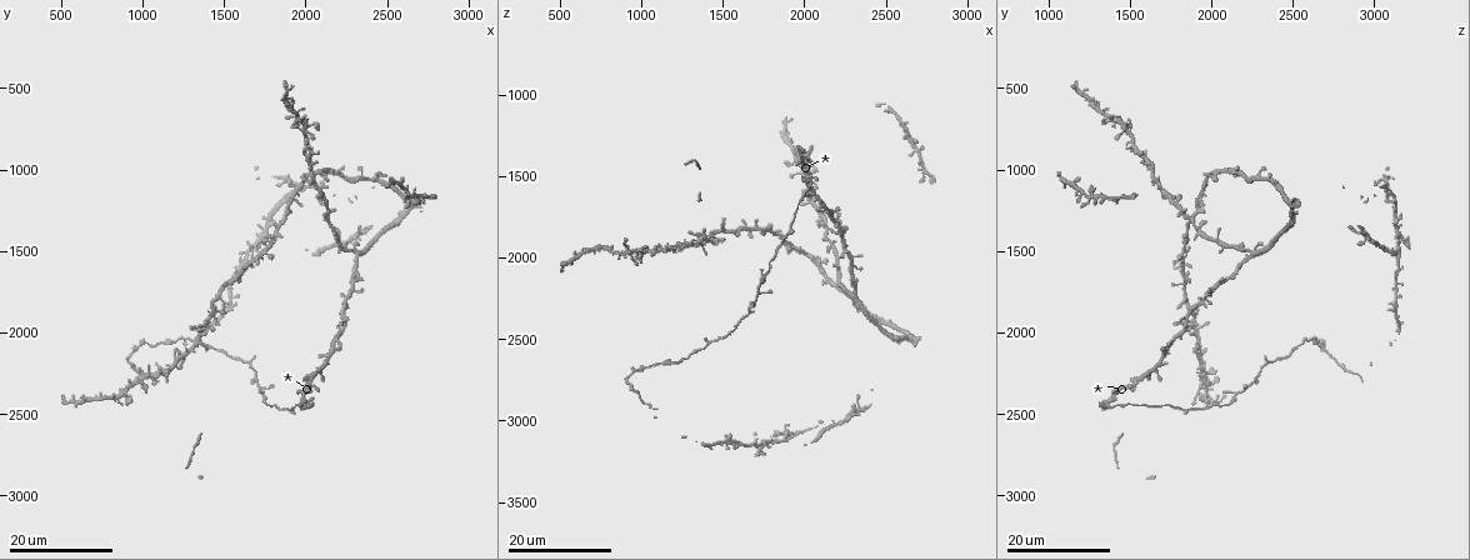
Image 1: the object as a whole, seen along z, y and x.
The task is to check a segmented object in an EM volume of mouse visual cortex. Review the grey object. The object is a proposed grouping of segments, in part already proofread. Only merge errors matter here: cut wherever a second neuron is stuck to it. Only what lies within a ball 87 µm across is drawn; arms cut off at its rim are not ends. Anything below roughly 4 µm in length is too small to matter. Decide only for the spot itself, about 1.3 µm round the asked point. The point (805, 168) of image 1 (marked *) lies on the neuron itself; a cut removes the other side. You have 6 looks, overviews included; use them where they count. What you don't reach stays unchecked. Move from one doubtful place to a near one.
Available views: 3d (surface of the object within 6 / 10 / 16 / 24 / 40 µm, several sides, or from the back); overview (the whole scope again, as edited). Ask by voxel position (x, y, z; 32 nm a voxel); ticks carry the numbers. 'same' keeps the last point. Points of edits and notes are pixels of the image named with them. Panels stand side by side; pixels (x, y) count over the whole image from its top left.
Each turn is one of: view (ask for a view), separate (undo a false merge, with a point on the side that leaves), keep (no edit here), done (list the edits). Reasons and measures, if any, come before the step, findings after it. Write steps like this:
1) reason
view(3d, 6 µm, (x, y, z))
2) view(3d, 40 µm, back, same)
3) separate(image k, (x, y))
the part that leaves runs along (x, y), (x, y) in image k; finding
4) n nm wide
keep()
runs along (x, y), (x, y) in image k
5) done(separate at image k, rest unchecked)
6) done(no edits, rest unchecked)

thin arm on a thick one
view(3d, 16 µm, (2020, 2440, 1360))

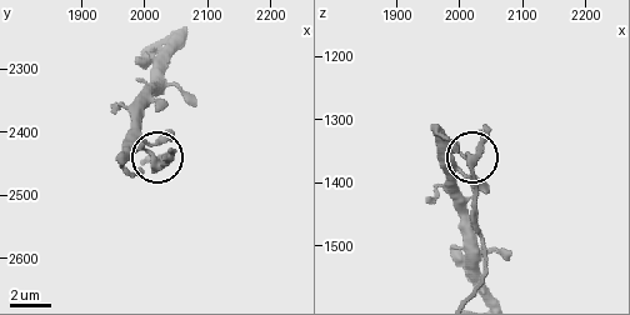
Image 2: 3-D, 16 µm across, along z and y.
view(3d, 10 µm, (2015, 2440, 1360))

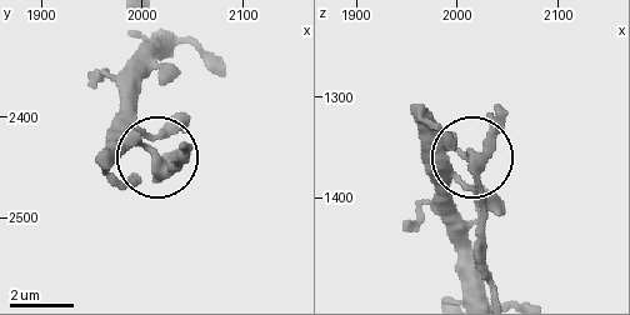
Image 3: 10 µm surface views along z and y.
keep()
runs along (465, 241), (449, 171), (465, 155), (481, 188), (481, 258) in image 3; one neuron here

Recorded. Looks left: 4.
arms part here
view(3d, 16 µm, (2300, 1500, 2240))

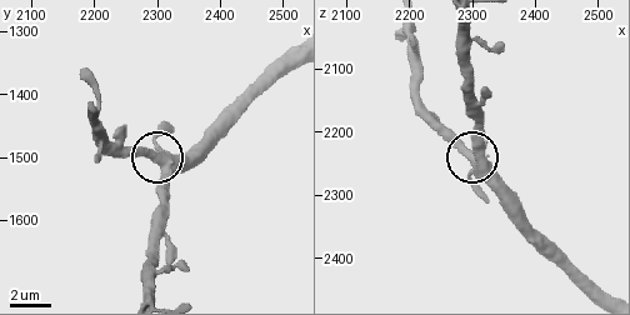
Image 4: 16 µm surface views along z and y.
view(3d, 10 µm, (2300, 1500, 2240))

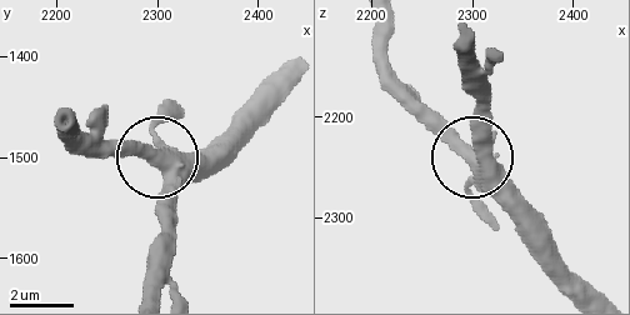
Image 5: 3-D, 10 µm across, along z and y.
400 nm wide
keep()
runs along (153, 288), (159, 168), (99, 151) in image 5; continuous, no second neuron

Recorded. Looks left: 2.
thin arm on a thick one
view(3d, 24 µm, (1140, 2260, 1960))

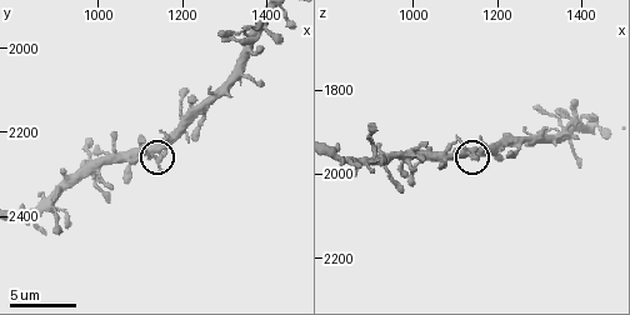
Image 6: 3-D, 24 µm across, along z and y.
view(3d, 6 µm, same)

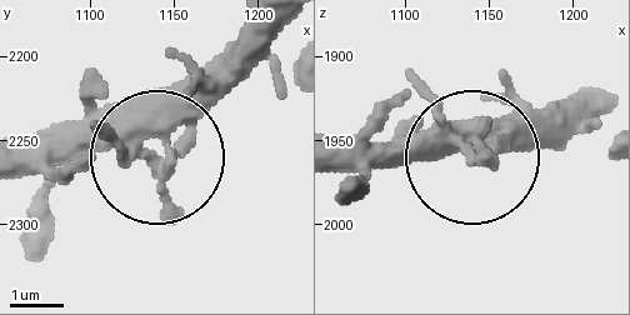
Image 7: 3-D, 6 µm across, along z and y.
380 nm wide
keep()
one neuron here

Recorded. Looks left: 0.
done(no edits, rest unchecked)

